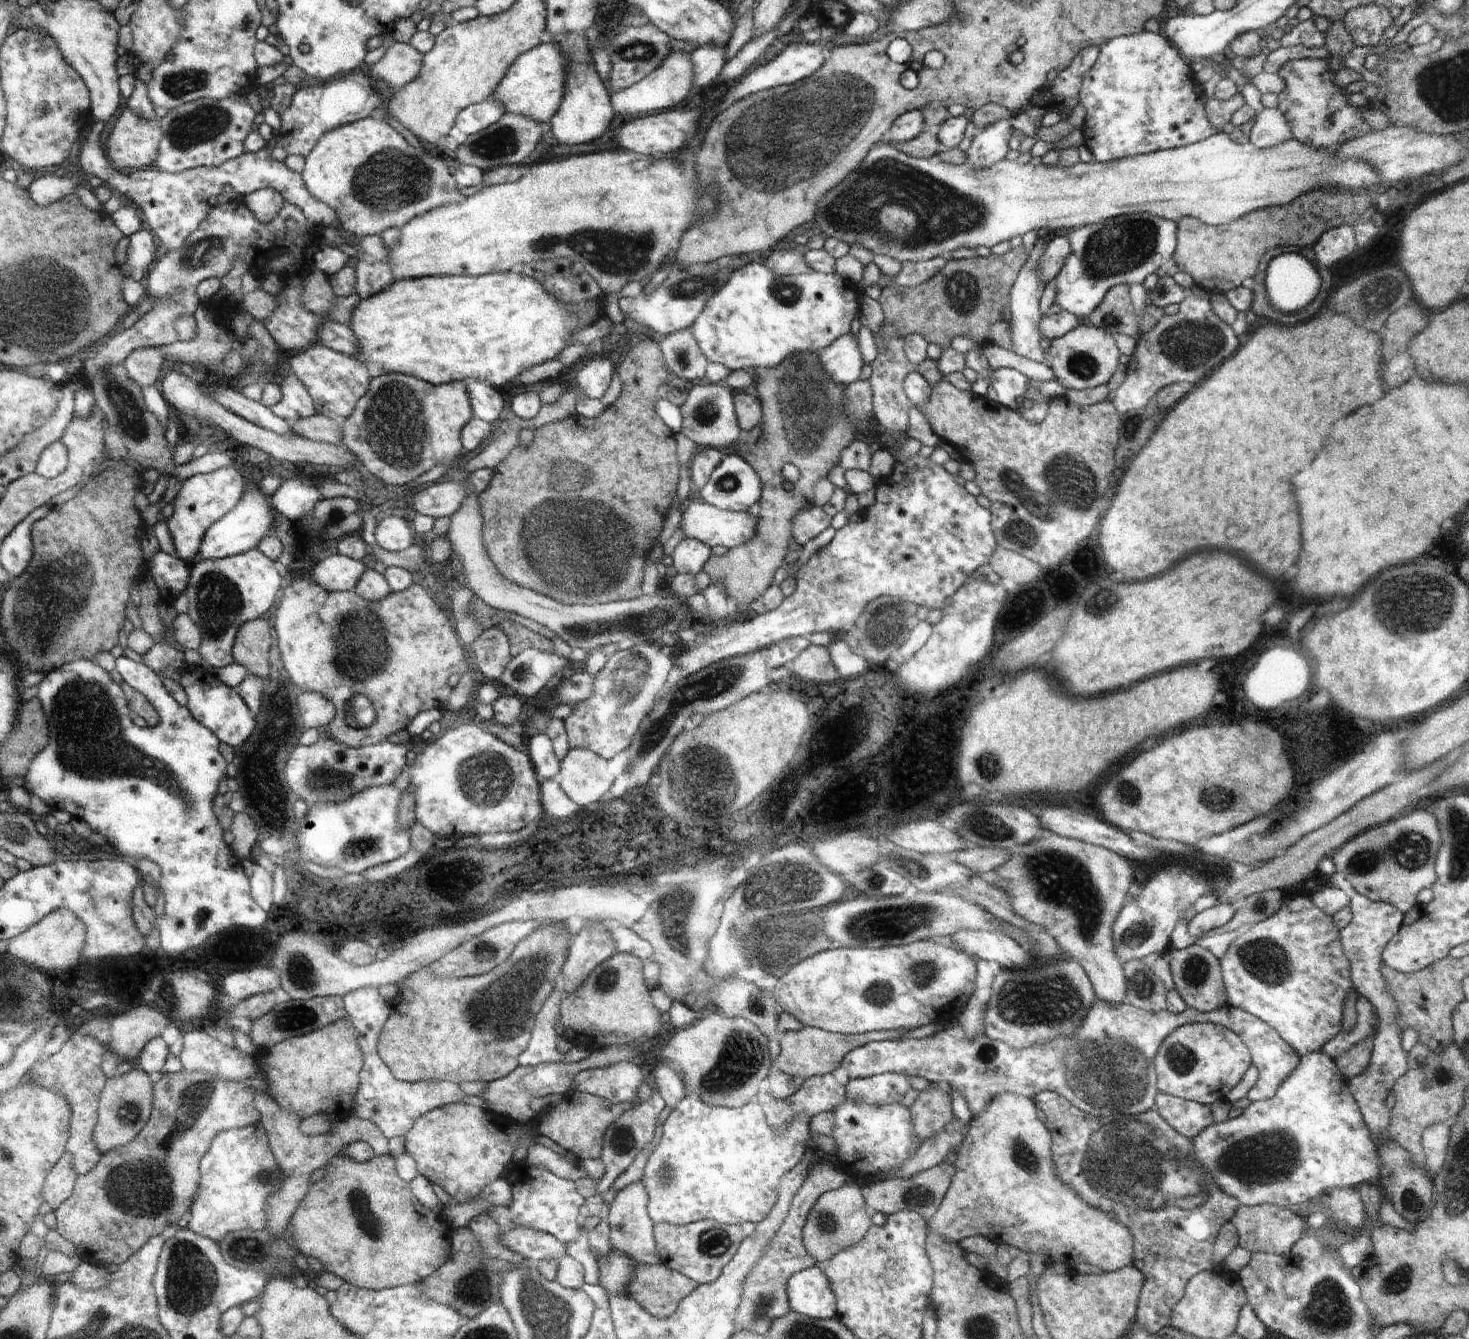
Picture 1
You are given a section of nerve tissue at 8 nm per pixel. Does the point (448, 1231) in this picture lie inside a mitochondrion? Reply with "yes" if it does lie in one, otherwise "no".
no

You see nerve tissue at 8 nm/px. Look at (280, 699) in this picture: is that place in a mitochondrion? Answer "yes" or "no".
yes

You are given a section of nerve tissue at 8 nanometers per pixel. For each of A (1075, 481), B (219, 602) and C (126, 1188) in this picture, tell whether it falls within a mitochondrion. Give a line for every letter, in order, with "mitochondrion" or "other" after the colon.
A: mitochondrion
B: mitochondrion
C: mitochondrion

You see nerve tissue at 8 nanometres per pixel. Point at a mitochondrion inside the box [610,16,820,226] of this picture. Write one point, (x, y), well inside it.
(646, 51)

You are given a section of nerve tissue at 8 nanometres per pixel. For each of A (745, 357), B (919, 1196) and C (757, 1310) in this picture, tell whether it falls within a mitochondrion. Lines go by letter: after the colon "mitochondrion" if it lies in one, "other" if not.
A: other
B: mitochondrion
C: mitochondrion

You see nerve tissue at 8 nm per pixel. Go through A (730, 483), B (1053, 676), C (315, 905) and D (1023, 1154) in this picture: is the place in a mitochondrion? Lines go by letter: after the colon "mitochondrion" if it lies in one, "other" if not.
A: mitochondrion
B: other
C: other
D: mitochondrion

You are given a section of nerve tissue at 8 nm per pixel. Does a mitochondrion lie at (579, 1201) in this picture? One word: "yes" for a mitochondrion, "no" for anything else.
no

